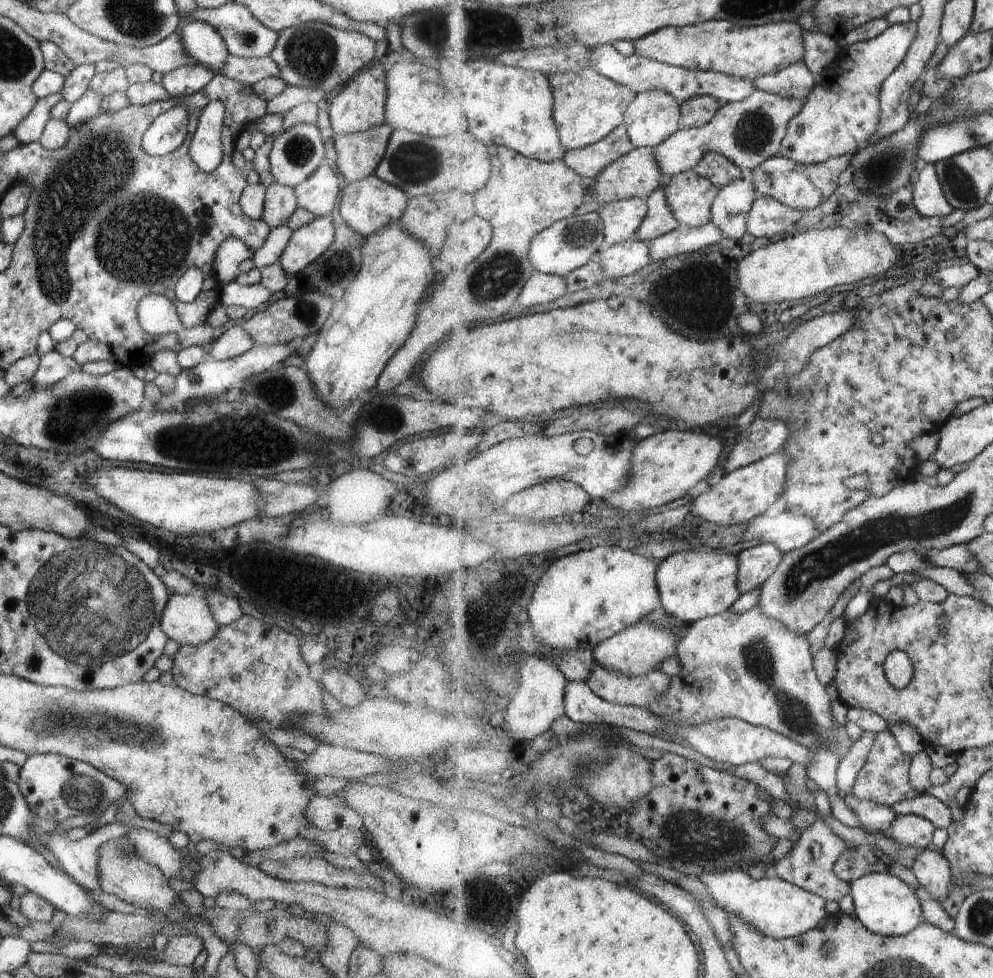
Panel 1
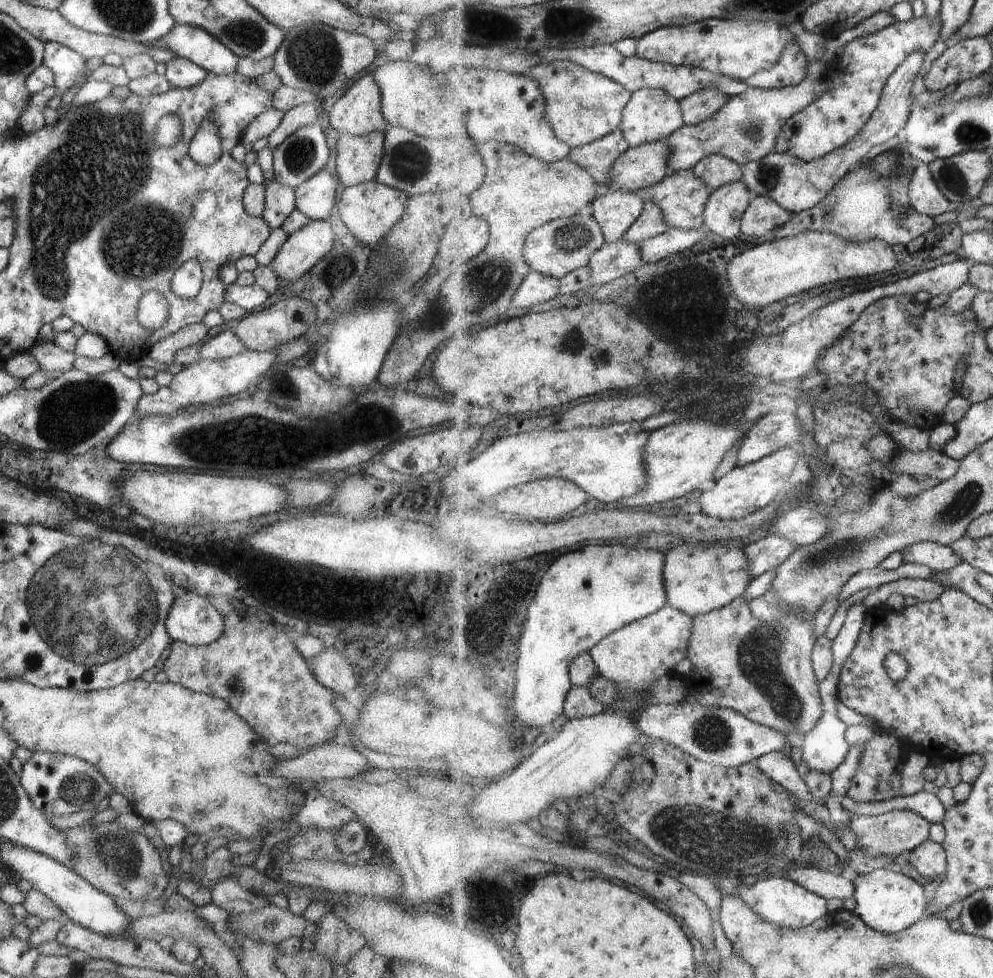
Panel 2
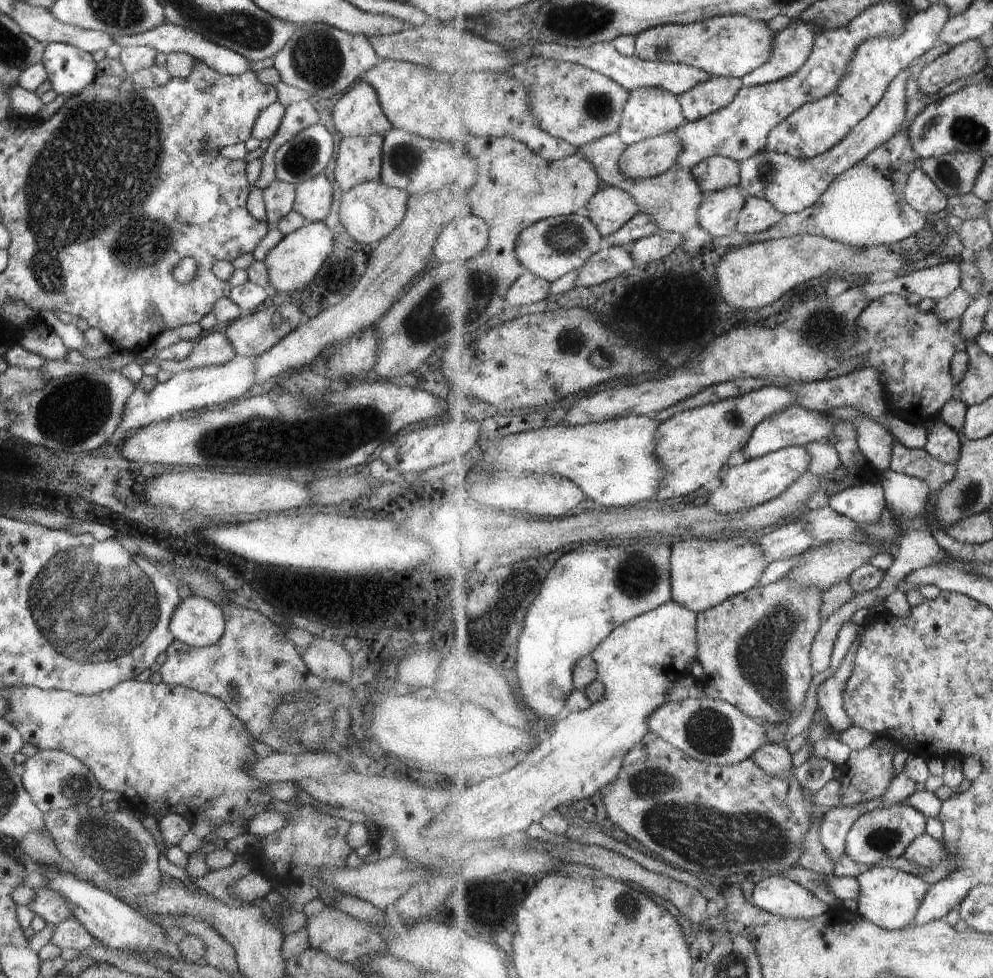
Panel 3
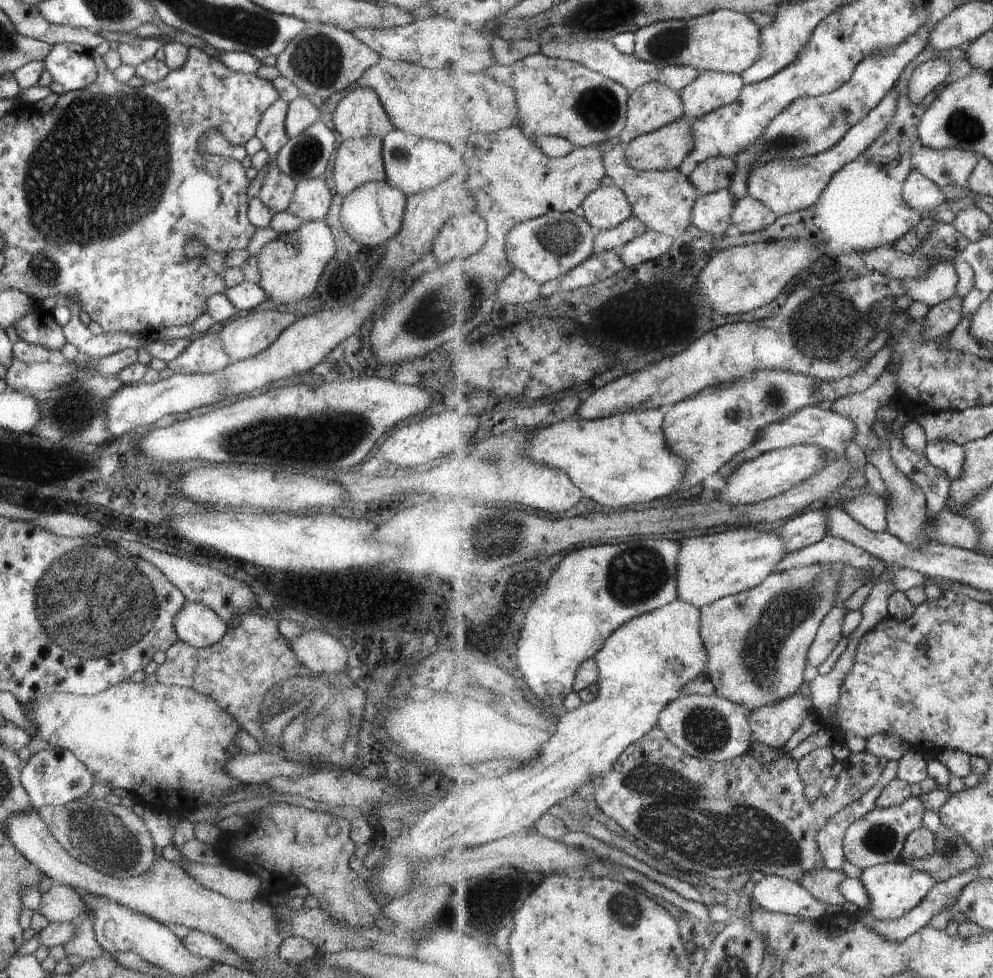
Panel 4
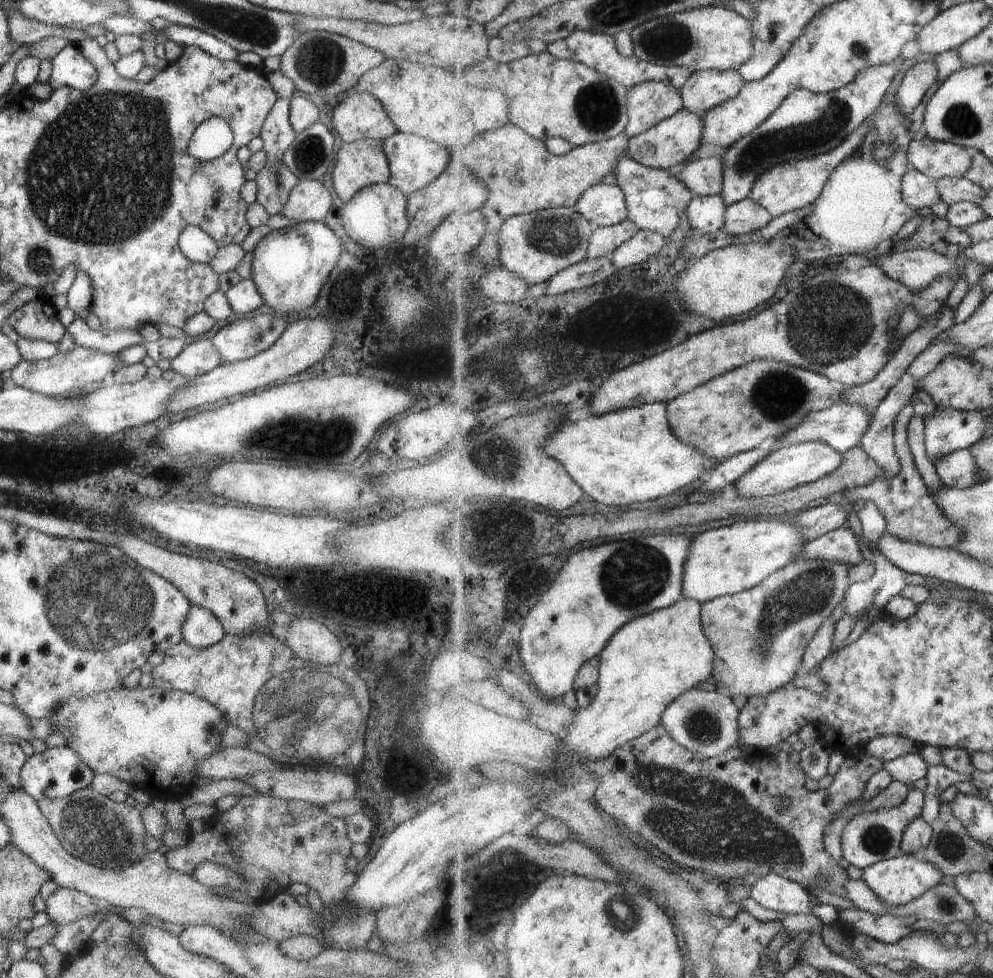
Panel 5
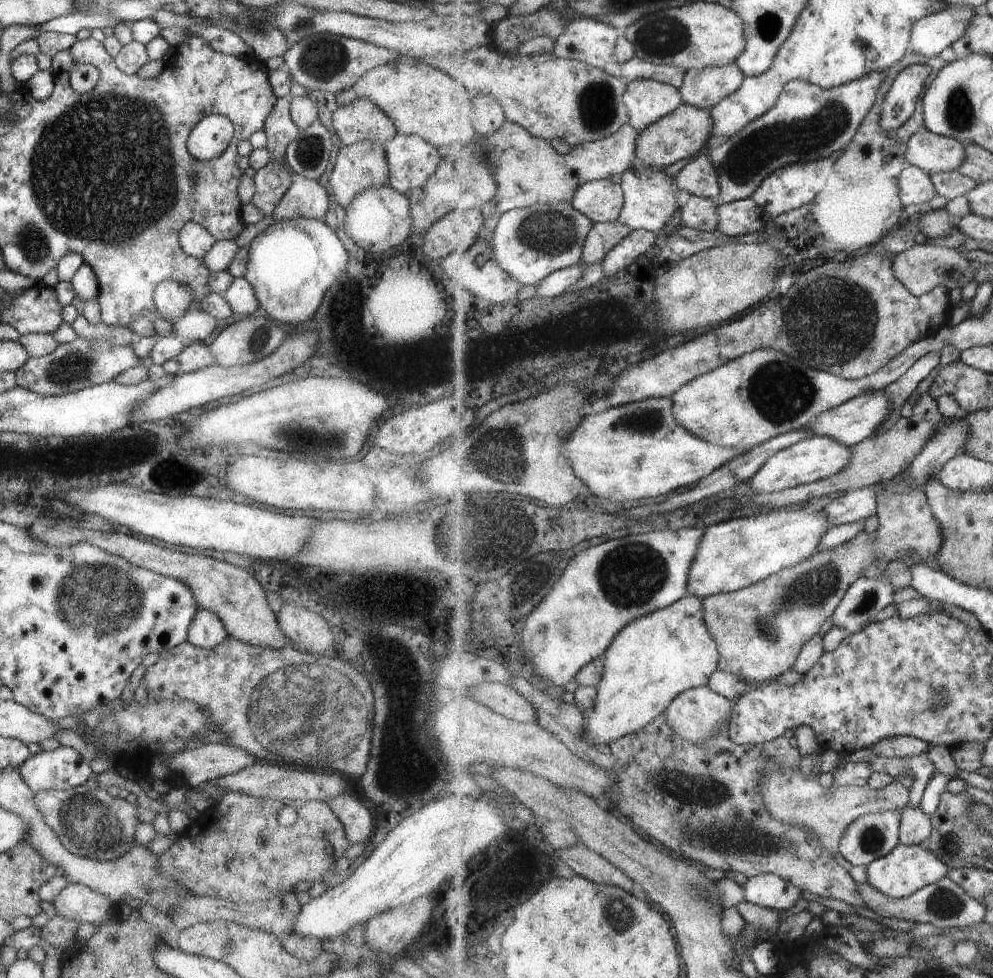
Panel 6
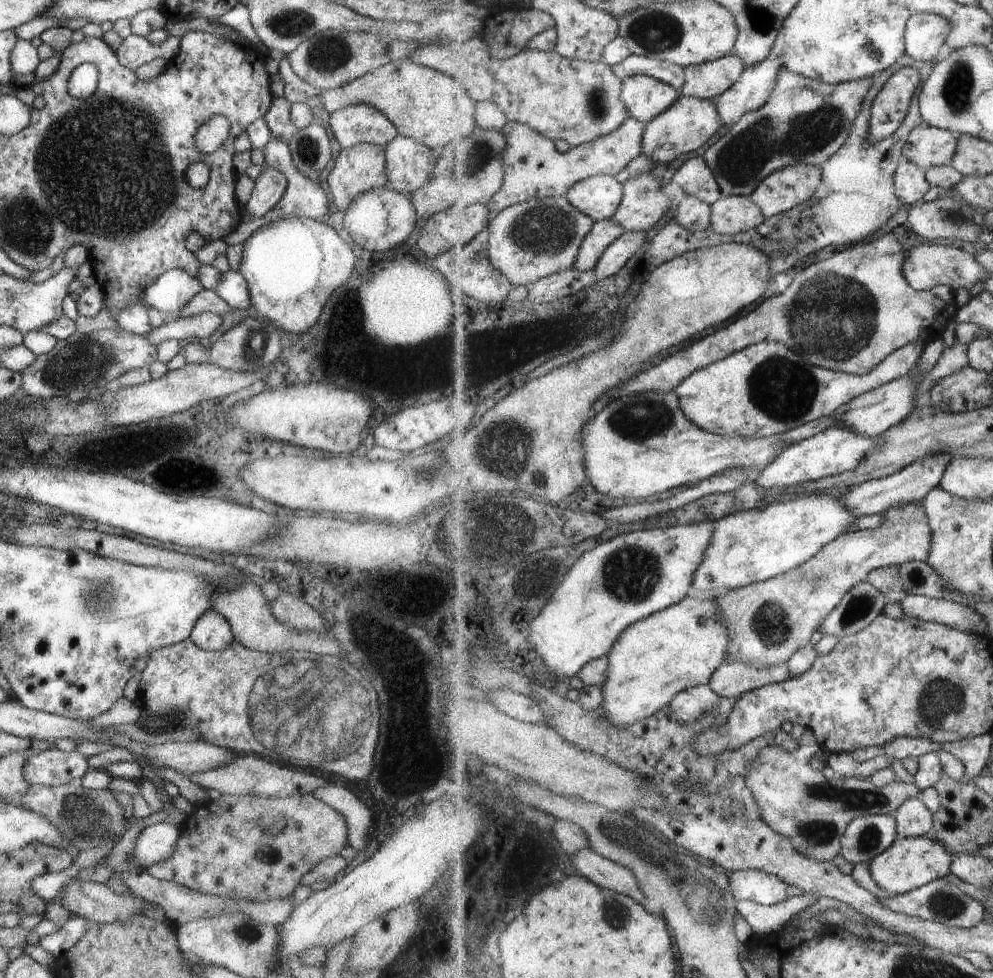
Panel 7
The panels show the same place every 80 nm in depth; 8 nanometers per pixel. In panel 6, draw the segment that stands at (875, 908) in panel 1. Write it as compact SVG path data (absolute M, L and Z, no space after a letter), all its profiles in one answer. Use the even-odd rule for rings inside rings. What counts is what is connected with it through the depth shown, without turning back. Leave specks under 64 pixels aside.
M899 844L891 854L872 862L866 868L867 882L885 896L894 899L912 897L917 891L939 882L947 877L949 873L948 864L937 858L930 849L924 849L922 845Z

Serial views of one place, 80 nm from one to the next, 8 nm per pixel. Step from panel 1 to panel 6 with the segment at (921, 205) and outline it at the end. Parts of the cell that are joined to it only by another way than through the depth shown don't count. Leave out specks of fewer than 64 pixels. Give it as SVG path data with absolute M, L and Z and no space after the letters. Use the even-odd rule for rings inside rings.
M906 162L905 170L900 176L900 199L904 205L910 210L914 204L931 202L937 193L930 174Z

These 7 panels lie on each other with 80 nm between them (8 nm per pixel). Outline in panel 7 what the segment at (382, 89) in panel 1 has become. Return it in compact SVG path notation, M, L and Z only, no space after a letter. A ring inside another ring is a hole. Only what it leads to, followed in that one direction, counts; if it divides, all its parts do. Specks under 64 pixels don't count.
M355 103L334 110L328 122L341 149L361 143L381 147L398 134L388 117L368 104Z

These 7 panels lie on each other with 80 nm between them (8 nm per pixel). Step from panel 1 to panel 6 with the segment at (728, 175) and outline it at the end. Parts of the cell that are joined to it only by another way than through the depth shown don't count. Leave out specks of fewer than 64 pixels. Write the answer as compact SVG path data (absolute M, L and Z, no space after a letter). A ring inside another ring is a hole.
M707 154L691 158L691 162L677 175L676 184L691 195L713 199L717 204L724 203L717 169Z

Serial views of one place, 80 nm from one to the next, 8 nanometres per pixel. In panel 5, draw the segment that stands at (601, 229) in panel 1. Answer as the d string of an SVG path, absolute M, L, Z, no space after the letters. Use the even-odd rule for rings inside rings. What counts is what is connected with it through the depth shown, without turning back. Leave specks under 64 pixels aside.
M567 207L543 209L509 217L509 220L506 220L506 223L500 230L502 264L510 271L522 276L530 285L549 282L556 274L588 258L589 241L592 239L595 228L595 224L587 220L580 212Z

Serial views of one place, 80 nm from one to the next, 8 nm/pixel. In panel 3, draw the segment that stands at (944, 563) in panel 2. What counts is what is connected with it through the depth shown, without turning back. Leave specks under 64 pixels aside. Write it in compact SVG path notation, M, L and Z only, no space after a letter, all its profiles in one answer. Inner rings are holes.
M879 465L882 469L882 487L885 491L887 499L887 507L889 507L896 516L898 523L902 526L902 539L899 542L895 564L886 571L884 581L880 584L877 591L870 593L878 596L878 604L871 609L886 610L885 598L891 593L900 590L900 584L913 571L930 567L933 565L941 565L945 563L949 554L938 542L936 536L928 529L927 524L924 524L924 512L929 495L932 493L932 488L917 477L912 477L904 474L893 472L887 465Z

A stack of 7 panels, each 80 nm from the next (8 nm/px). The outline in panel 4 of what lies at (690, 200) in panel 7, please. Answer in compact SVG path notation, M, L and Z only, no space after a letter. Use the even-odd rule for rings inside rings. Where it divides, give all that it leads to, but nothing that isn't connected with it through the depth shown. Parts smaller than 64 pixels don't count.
M729 189L701 194L694 206L692 222L699 230L723 237L727 228L734 224L733 211L737 202L739 200Z

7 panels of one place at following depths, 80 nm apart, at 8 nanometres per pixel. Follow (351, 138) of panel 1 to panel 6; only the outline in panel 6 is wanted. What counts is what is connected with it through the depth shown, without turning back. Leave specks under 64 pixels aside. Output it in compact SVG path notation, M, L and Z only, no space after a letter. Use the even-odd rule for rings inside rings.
M357 141L350 145L342 145L338 150L335 163L328 177L333 199L340 207L346 204L364 188L381 186L388 182L388 166L385 158L384 147L378 142Z

